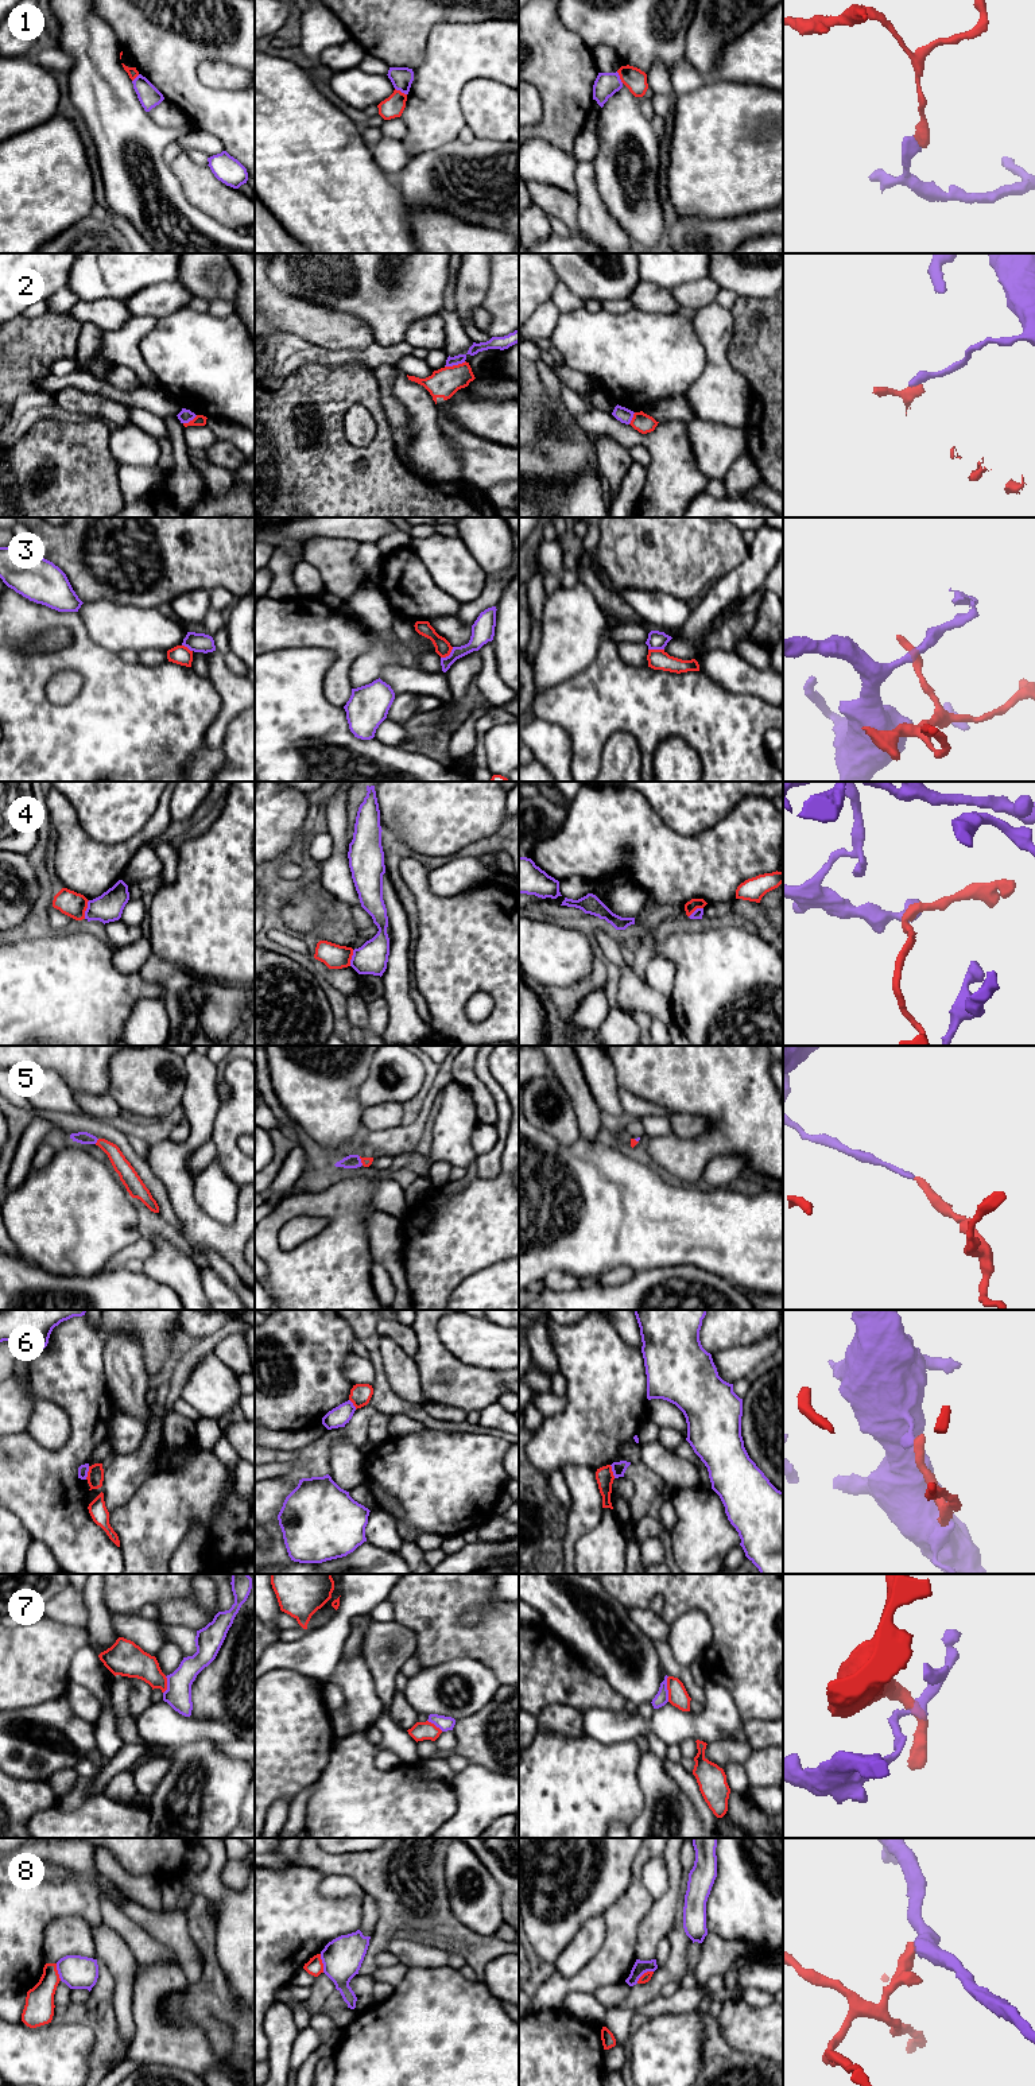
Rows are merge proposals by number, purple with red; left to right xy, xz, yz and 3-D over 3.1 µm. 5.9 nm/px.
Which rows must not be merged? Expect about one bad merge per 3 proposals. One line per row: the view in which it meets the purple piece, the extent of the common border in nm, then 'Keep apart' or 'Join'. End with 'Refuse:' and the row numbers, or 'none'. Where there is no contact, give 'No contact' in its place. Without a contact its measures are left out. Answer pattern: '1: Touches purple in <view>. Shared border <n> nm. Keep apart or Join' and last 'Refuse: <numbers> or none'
1: Touches purple in xz. Shared border 80 nm. Keep apart
2: Touches purple in xz. Shared border 130 nm. Keep apart
3: Touches purple in xz. Shared border 100 nm. Keep apart
4: Touches purple in xy. Shared border 120 nm. Keep apart
5: Touches purple in xy. Shared border 40 nm. Join
6: Touches purple in xy. Shared border 80 nm. Keep apart
7: Touches purple in yz. Shared border 150 nm. Keep apart
8: Touches purple in yz. Shared border 130 nm. Keep apart
Refuse: 1, 2, 3, 4, 6, 7, 8

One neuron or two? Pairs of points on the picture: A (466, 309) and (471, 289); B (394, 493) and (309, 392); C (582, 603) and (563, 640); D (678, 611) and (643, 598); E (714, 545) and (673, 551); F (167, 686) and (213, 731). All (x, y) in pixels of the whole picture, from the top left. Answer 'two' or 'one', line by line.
A: one
B: one
C: one
D: one
E: one
F: two

